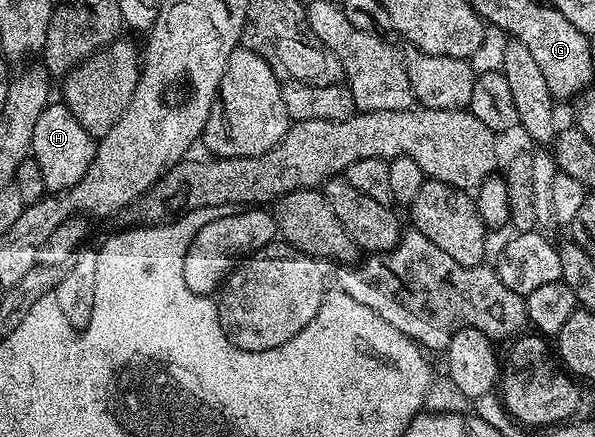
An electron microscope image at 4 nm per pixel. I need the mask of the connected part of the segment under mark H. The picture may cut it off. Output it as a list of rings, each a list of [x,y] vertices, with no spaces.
[[[61,101],[51,102],[40,113],[40,117],[36,117],[36,129],[32,129],[30,155],[36,161],[36,165],[40,165],[40,169],[44,173],[47,192],[70,191],[72,185],[76,185],[76,181],[80,181],[80,177],[84,177],[84,173],[88,173],[88,165],[92,165],[94,154],[97,152],[98,144],[95,136],[90,135],[88,129],[84,129],[84,125],[80,125],[80,121],[76,121],[76,117],[66,108],[65,103]]]

